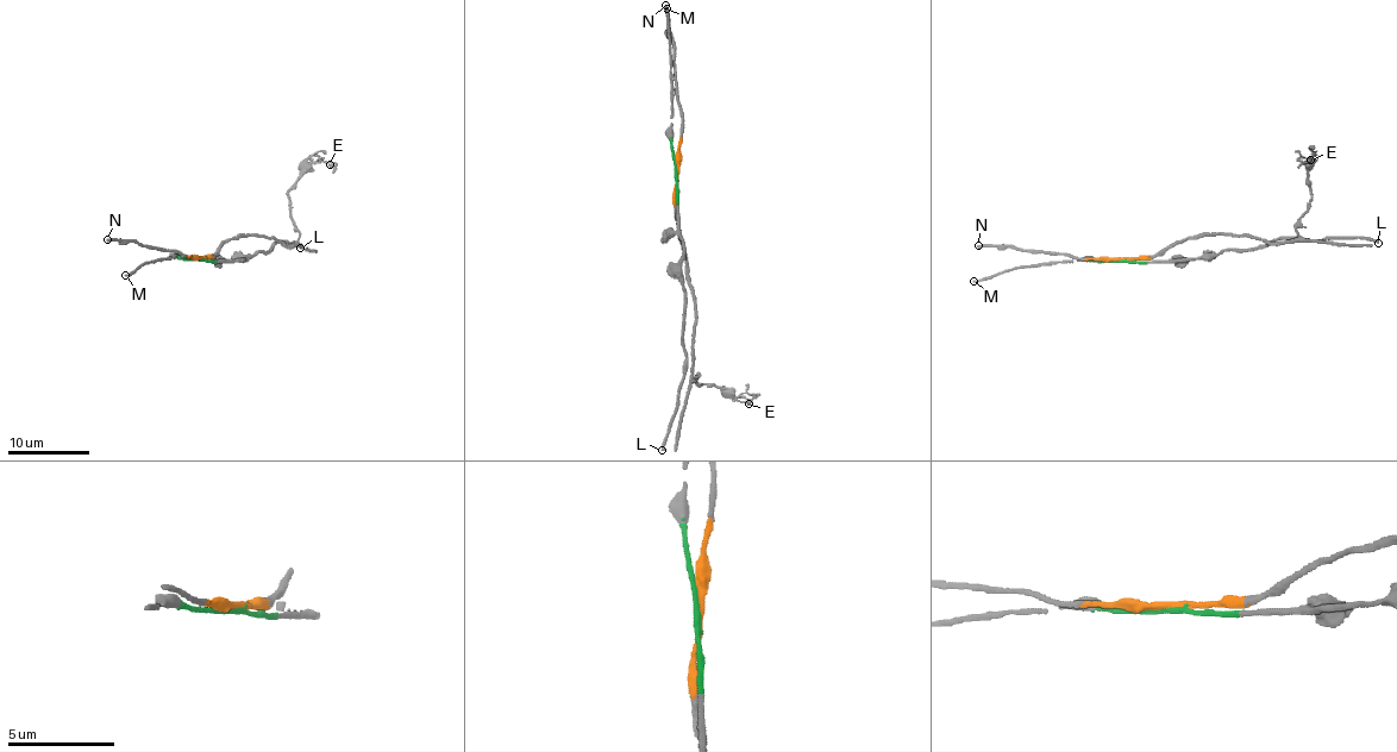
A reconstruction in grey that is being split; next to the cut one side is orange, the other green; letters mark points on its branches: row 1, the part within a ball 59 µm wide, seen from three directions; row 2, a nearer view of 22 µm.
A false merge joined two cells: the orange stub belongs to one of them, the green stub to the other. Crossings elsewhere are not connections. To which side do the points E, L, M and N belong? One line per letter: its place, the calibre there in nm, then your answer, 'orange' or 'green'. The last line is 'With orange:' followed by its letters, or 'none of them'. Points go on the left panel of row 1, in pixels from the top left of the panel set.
E: at (330, 164); 180 nm thick; orange
L: at (300, 248); 240 nm thick; green
M: at (125, 275); 170 nm thick; green
N: at (107, 239); 260 nm thick; orange
With orange: E, N

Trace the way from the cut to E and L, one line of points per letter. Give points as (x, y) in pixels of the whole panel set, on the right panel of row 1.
E: (1117, 259), (1154, 257), (1186, 238), (1216, 233), (1291, 243), (1309, 208), (1311, 160), (1298, 158), (1310, 158)
L: (1117, 261), (1217, 256), (1225, 250), (1255, 250), (1276, 239), (1301, 237), (1360, 237), (1378, 243)

